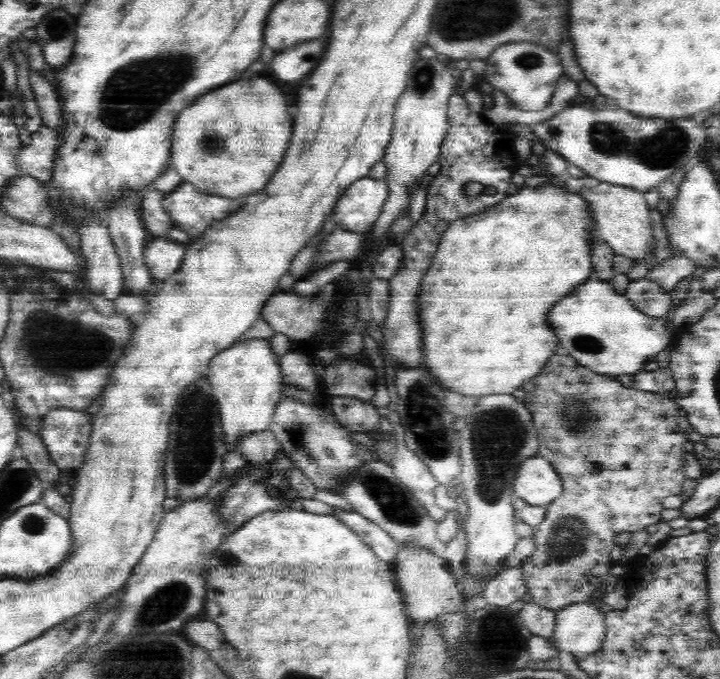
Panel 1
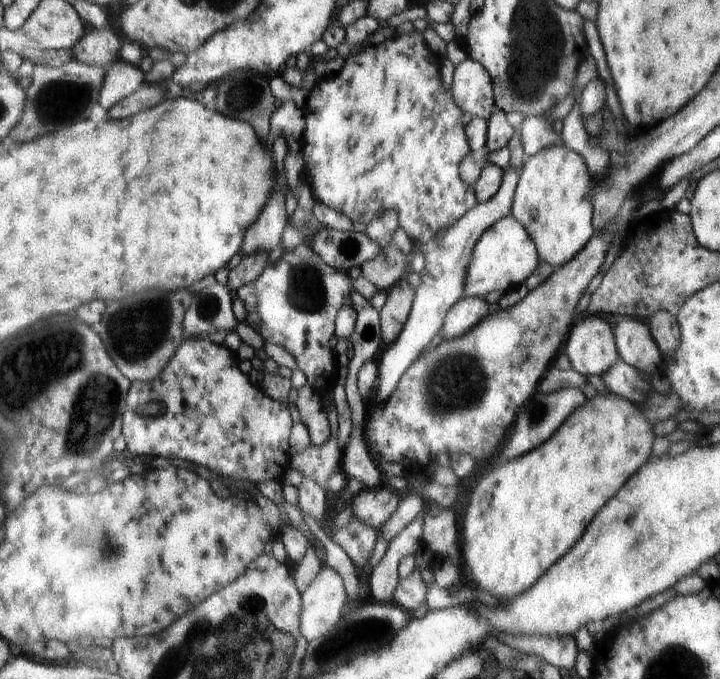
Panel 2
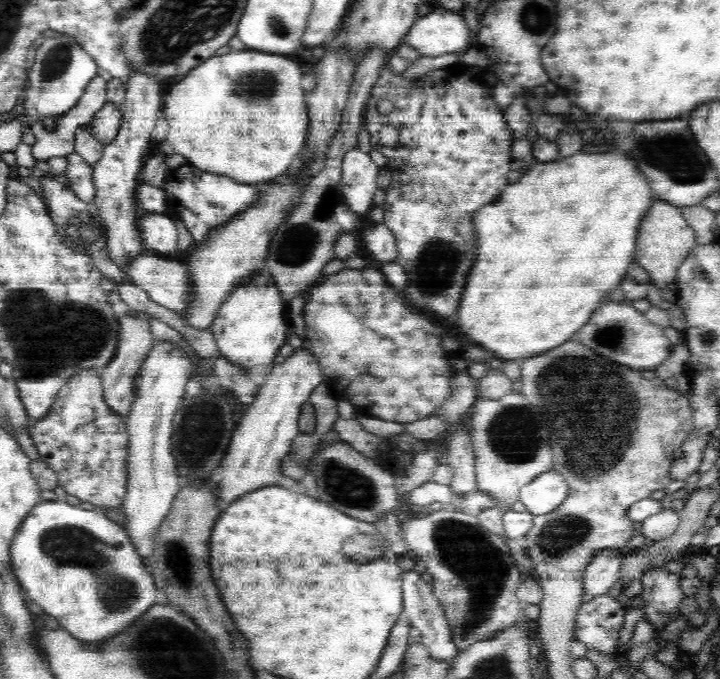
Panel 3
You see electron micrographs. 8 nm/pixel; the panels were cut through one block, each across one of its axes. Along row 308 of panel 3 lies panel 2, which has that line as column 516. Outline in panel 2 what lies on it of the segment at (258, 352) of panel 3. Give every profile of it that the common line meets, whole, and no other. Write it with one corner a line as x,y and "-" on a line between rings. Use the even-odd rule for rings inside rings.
512,214
505,216
485,230
476,243
465,281
465,296
484,299
488,292
498,290
504,293
517,285
522,285
533,270
536,270
540,261
542,260
535,242
531,240
524,225

